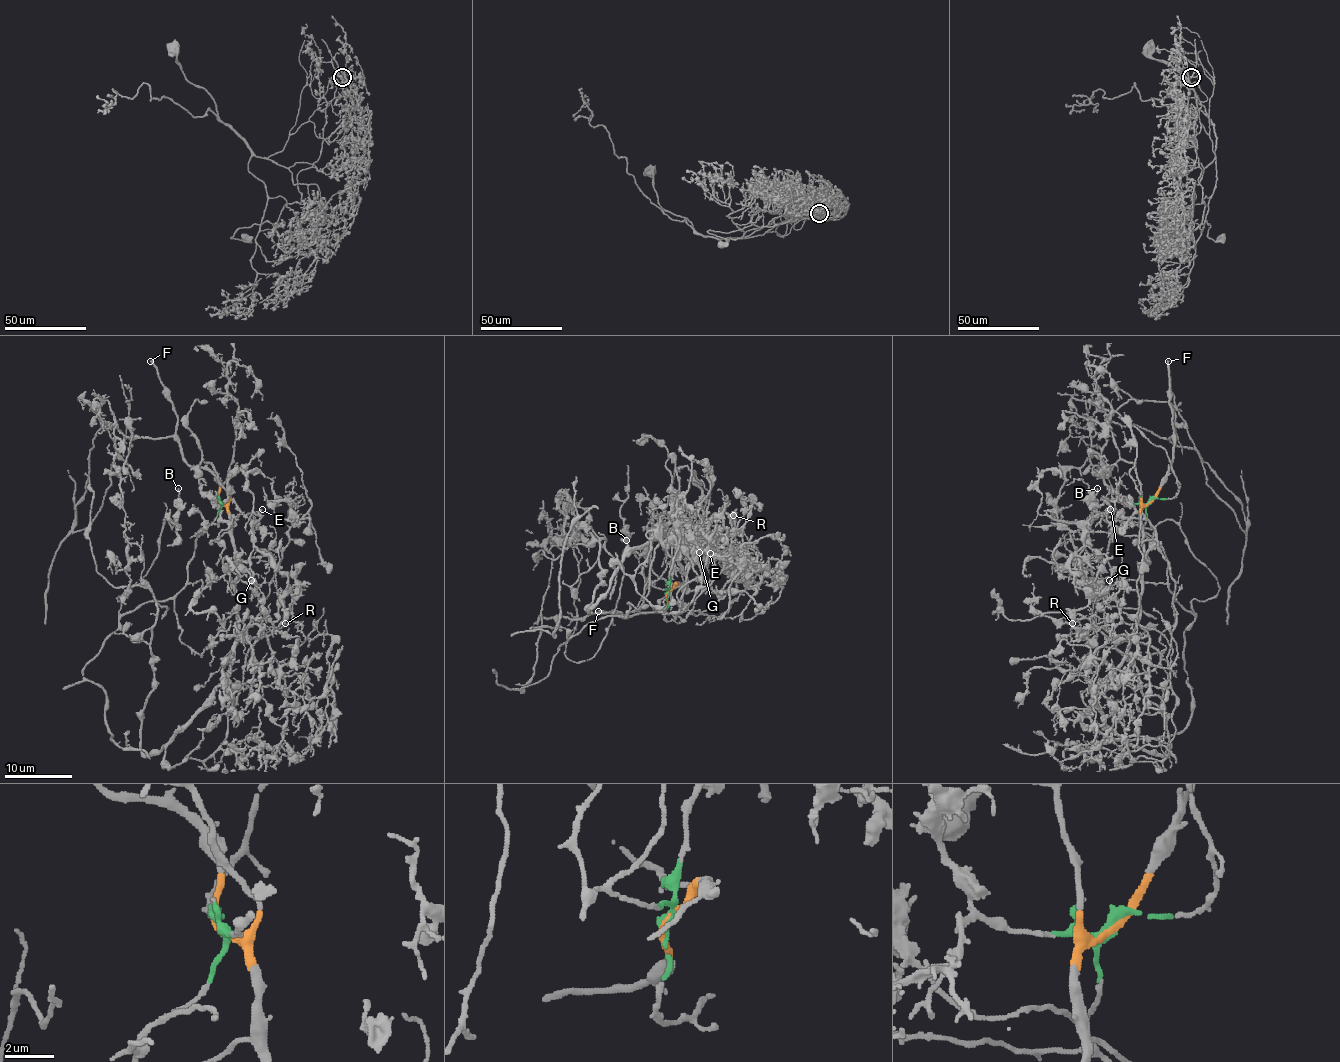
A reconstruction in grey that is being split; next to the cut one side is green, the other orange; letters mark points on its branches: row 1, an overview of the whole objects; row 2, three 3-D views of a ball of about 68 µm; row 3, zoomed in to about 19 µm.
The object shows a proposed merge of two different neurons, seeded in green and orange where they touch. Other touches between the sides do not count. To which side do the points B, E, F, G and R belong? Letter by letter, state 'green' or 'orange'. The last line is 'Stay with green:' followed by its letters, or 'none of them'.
B: green
E: green
F: orange
G: green
R: green
Stay with green: B, E, G, R

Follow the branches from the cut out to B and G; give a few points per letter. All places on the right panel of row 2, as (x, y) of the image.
B: (1151, 501), (1142, 530), (1194, 614), (1219, 585), (1181, 528), (1107, 518), (1097, 488)
G: (1151, 501), (1112, 500), (1087, 523), (1084, 543), (1094, 555), (1089, 560), (1100, 560), (1110, 572), (1109, 580)

